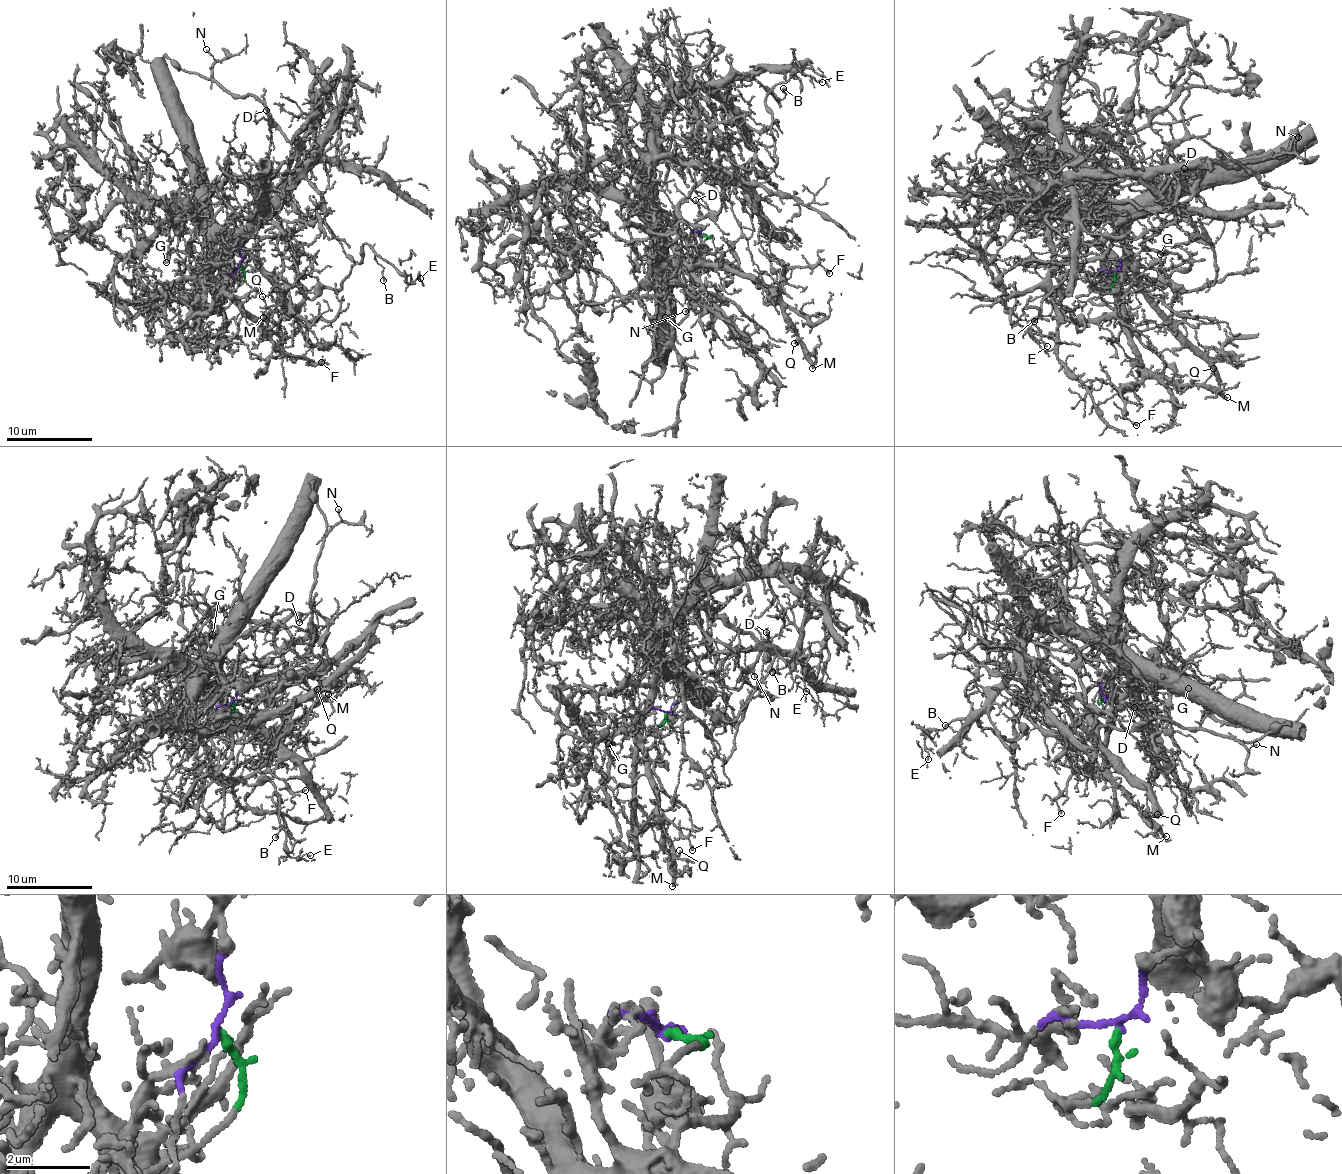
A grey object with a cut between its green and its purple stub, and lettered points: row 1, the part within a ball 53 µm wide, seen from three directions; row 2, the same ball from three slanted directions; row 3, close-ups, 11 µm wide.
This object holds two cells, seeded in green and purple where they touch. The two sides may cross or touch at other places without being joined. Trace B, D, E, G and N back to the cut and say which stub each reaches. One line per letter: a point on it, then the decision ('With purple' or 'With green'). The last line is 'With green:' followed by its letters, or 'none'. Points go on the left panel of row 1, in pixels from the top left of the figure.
B: Place: (383, 280). With purple
D: Place: (266, 110). With purple
E: Place: (420, 278). With purple
G: Place: (166, 262). With green
N: Place: (206, 49). With purple
With green: G

